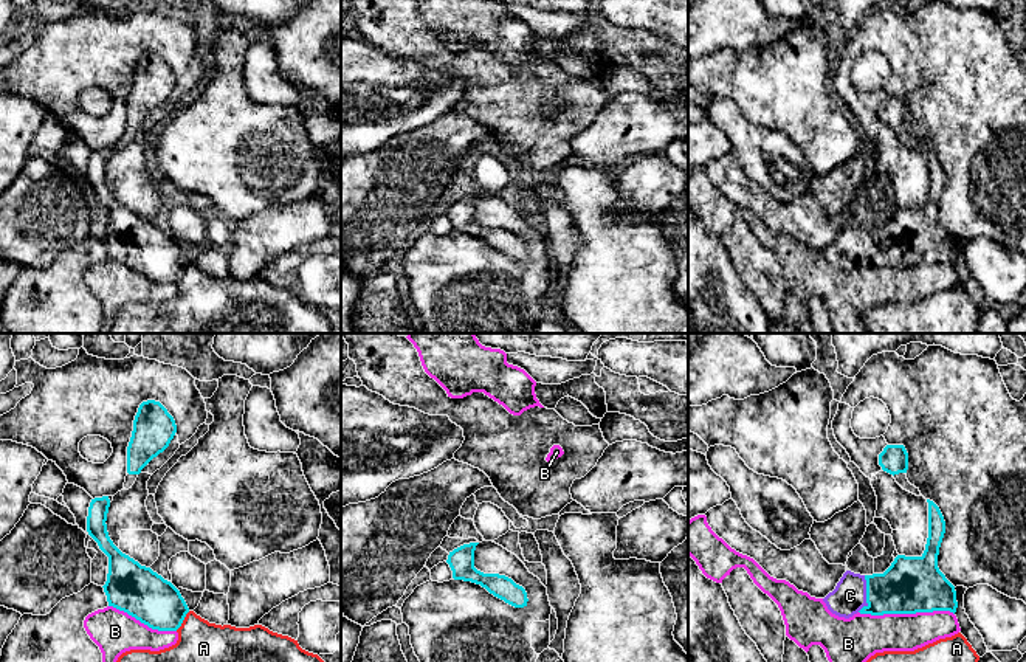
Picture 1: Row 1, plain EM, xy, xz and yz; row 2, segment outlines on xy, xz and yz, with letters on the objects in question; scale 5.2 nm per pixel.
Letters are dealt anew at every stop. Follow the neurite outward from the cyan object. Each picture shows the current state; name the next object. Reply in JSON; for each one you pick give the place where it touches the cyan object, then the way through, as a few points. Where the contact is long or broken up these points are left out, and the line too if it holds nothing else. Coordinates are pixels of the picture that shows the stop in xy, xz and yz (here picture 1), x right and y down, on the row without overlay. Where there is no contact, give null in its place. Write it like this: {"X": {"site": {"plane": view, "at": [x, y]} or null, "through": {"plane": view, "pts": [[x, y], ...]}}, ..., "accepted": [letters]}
{"C": {"site": {"plane": "yz", "at": [867, 247]}, "through": {"plane": "yz", "pts": [[910, 237], [893, 245], [867, 247], [850, 248]]}}, "accepted": ["C"]}

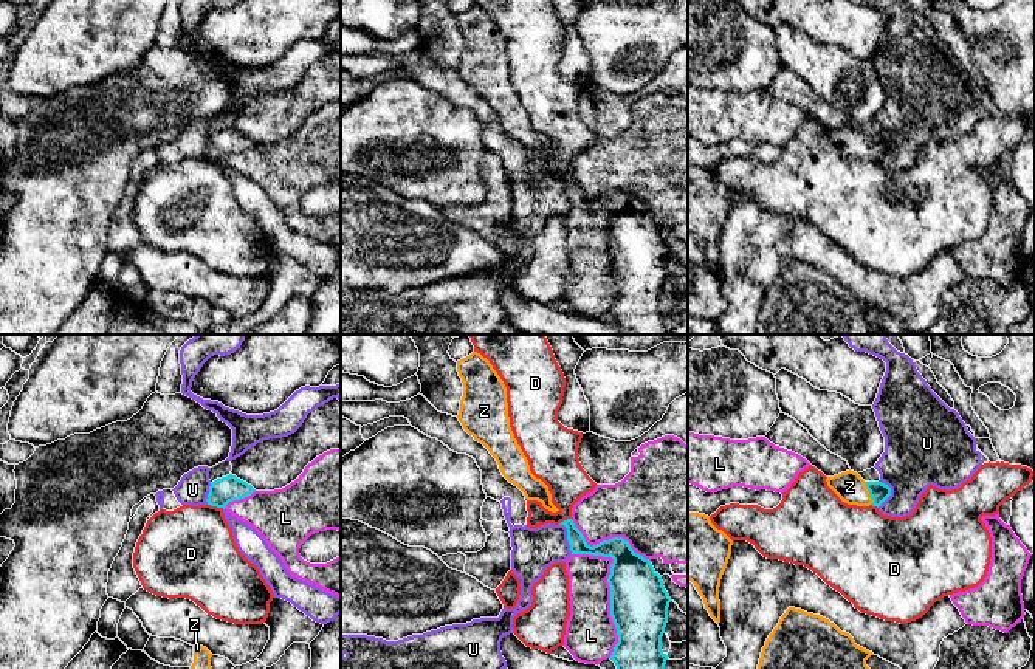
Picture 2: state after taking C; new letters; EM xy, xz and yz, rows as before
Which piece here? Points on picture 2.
{"Z": {"site": {"plane": "yz", "at": [869, 146]}, "through": {"plane": "yz", "pts": [[879, 144], [869, 146], [859, 146], [849, 140]]}}, "accepted": ["Z"]}

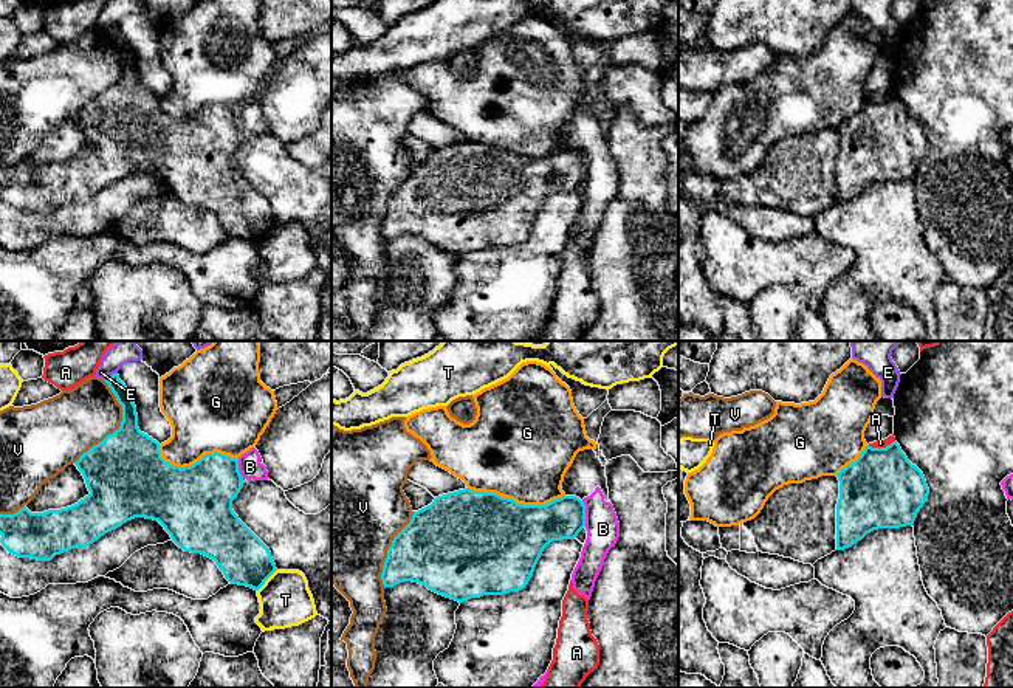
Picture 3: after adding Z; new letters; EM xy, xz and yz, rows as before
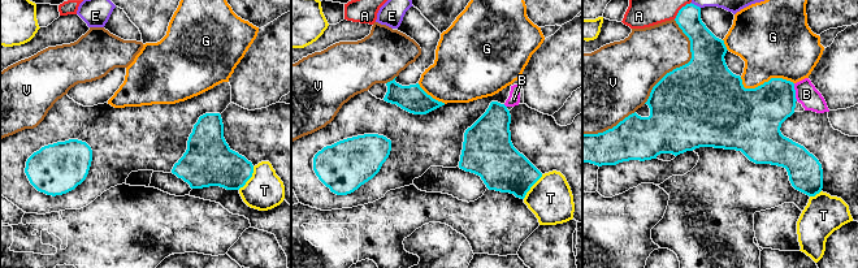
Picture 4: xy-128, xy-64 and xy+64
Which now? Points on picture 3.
{"accepted": []}

